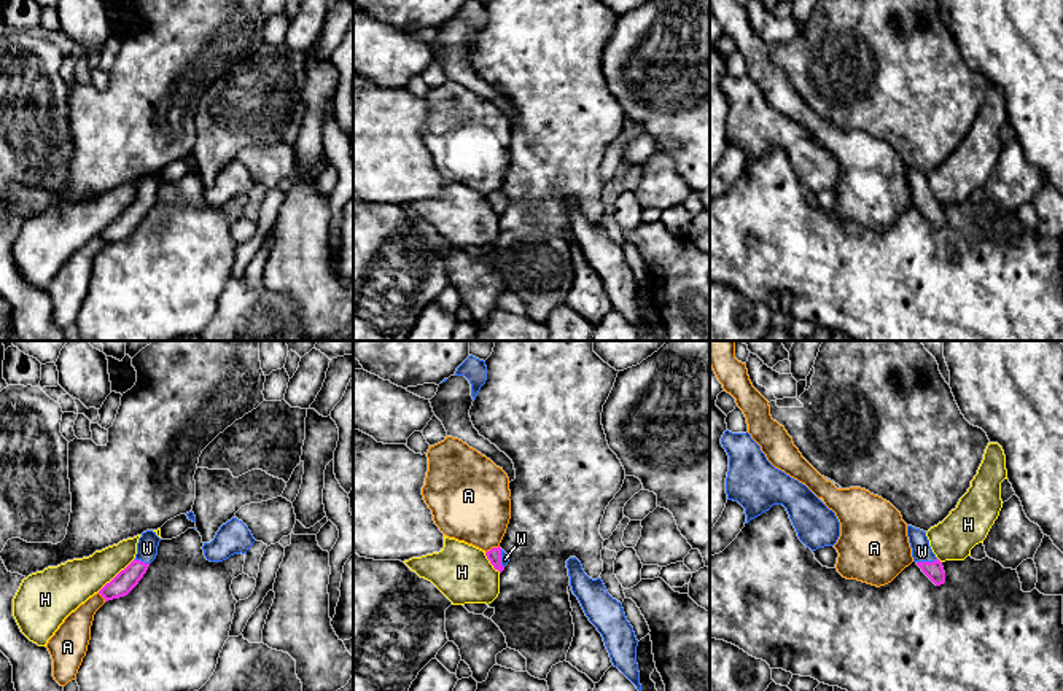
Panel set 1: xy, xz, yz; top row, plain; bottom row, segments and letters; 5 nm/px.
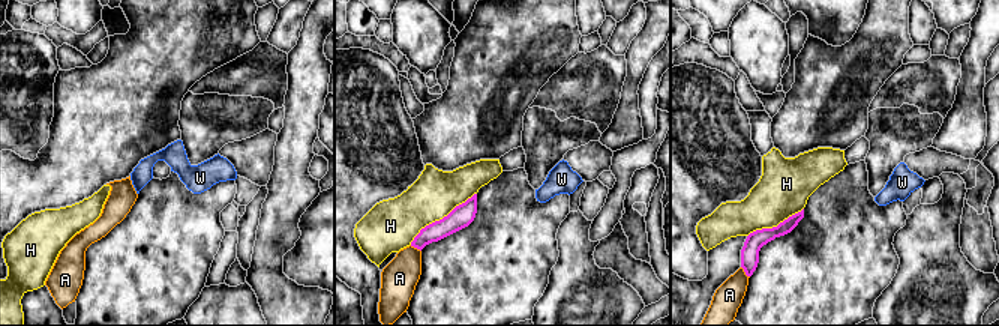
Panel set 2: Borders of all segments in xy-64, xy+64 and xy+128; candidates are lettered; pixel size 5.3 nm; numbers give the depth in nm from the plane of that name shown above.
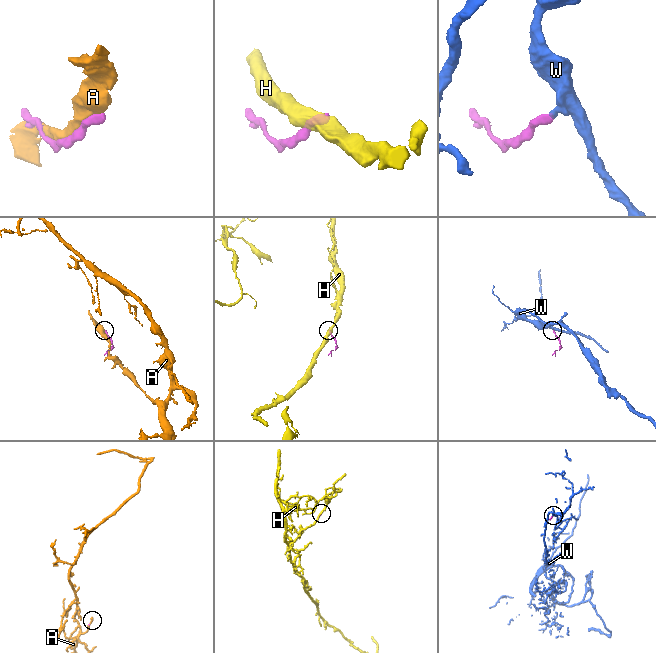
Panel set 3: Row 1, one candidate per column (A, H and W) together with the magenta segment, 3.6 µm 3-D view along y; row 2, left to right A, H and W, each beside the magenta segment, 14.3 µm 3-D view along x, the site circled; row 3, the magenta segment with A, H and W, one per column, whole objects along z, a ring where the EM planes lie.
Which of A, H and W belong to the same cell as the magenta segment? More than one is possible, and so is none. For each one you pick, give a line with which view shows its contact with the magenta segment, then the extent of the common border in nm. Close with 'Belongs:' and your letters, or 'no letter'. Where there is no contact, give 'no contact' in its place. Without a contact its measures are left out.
W: yz | 110 nm
Belongs: W

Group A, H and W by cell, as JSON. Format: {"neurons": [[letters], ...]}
{"neurons": [["A"], ["H"], ["W"]]}

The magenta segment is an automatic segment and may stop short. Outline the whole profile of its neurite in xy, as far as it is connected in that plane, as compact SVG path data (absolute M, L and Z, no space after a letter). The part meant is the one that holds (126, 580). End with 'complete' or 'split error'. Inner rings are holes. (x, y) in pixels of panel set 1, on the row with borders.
M153 530L142 533L135 559L99 591L105 602L127 595L138 584L158 556L159 541L161 538Z; split error

